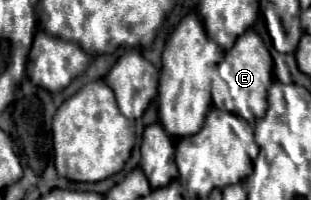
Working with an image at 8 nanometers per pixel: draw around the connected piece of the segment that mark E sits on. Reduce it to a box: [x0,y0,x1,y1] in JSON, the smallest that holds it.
[211,30,273,124]

